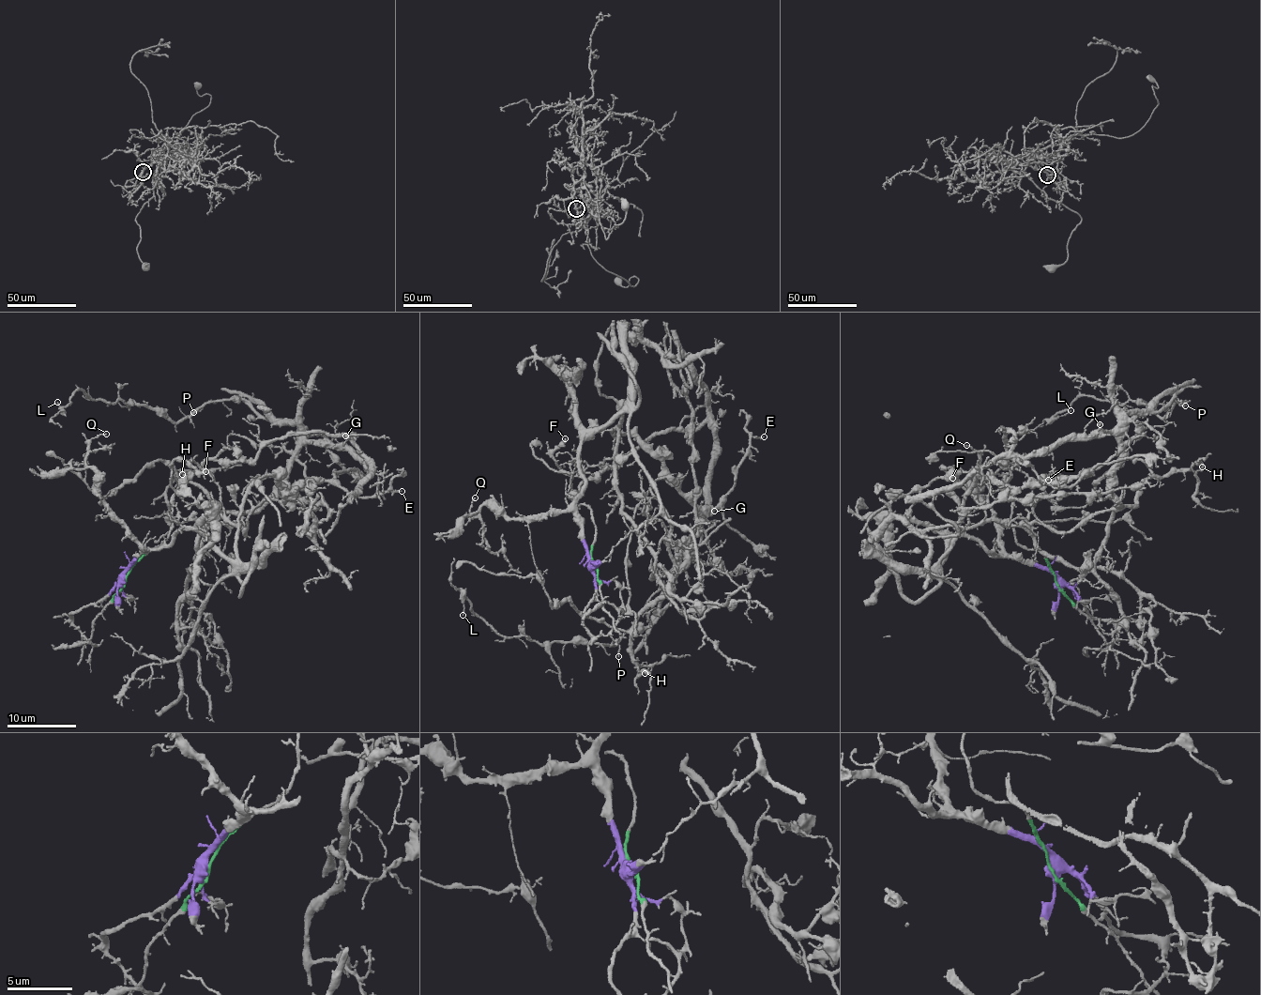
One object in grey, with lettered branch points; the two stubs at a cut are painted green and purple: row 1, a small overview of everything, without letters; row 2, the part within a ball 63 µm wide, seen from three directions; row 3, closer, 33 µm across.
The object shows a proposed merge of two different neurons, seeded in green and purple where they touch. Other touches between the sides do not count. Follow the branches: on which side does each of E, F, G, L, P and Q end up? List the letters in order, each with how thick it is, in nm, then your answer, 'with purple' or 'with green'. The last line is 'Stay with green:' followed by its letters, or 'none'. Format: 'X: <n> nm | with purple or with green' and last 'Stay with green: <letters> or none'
E: 150 nm | with purple
F: 300 nm | with purple
G: 150 nm | with green
L: 80 nm | with green
P: 130 nm | with green
Q: 120 nm | with purple
Stay with green: G, L, P

